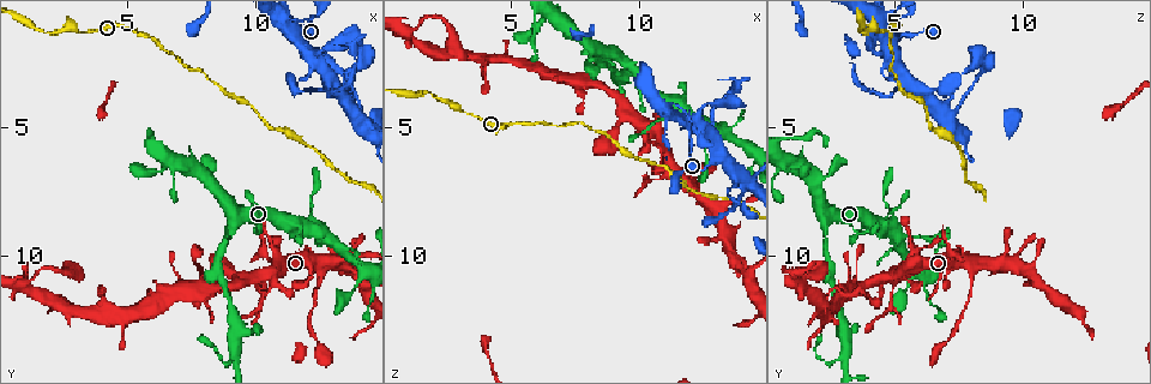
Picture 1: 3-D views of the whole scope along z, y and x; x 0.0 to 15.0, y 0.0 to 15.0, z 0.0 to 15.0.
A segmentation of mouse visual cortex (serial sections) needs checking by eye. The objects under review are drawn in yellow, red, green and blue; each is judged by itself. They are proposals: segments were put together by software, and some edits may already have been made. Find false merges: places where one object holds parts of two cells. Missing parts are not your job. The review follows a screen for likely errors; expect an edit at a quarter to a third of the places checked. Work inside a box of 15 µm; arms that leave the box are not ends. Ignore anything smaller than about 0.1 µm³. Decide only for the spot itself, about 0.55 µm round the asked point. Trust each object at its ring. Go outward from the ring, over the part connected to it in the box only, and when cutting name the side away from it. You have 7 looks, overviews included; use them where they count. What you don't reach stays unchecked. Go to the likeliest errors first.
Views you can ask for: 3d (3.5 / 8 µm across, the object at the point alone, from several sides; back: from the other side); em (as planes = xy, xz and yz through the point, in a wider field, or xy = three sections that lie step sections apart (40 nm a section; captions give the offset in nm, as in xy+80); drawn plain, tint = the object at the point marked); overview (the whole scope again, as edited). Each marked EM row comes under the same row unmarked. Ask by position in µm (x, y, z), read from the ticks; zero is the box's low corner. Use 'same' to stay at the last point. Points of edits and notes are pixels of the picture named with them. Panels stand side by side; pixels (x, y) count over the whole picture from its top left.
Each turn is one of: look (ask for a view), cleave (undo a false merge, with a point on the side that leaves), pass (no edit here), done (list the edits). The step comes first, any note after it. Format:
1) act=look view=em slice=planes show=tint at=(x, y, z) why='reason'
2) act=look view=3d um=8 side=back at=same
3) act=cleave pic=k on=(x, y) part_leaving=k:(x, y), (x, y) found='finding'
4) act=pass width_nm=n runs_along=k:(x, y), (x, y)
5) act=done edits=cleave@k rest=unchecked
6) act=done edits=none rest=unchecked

act=look view=3d um=8 at=(12.9, 3.3, 5.1) why='calibre changes'

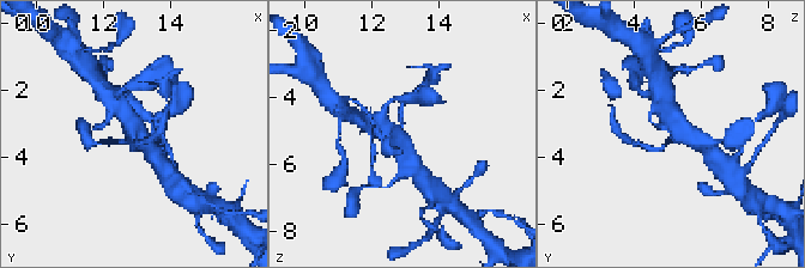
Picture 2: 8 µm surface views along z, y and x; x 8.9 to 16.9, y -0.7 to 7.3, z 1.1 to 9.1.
act=look view=3d um=3.5 side=back at=(12.9, 3.2, 5.3)

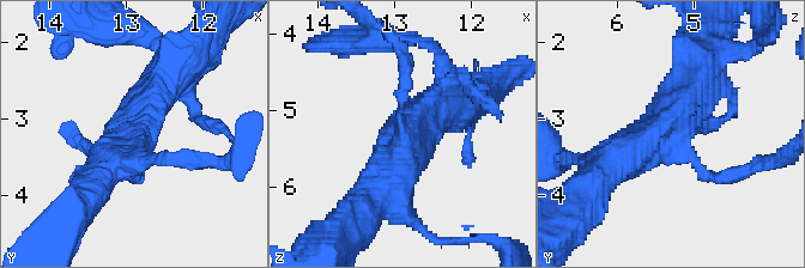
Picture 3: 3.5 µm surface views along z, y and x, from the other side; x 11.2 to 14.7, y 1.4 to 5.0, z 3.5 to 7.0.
act=look view=em slice=xy step=1 show=tint at=(12.80, 3.25, 5.25) arms=3 arm_widths_nm=150,500,600

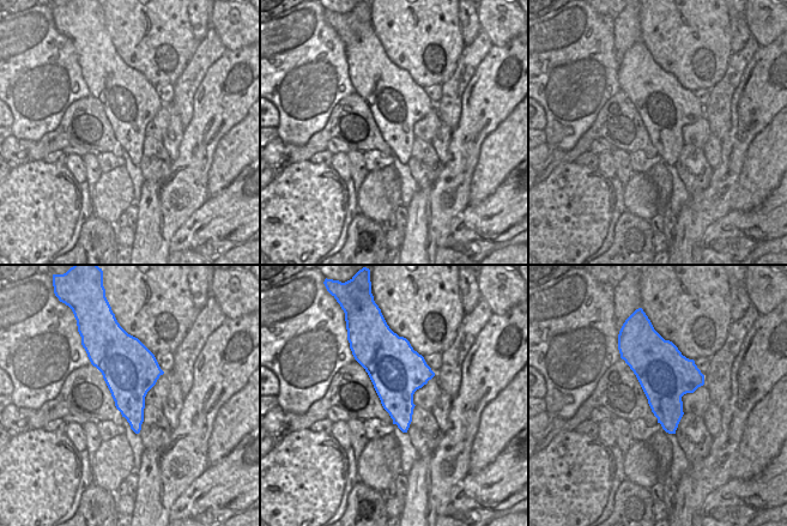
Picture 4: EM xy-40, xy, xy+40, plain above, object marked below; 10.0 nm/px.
act=cleave pic=3 on=(403, 68) width_nm=500 part_leaving=3:(399, 105), (403, 54), (385, 32) found='a second cell is stuck on'

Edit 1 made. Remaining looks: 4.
act=look view=3d um=3.5 at=(13.7, 3.8, 7.3) why='thick turns thin'

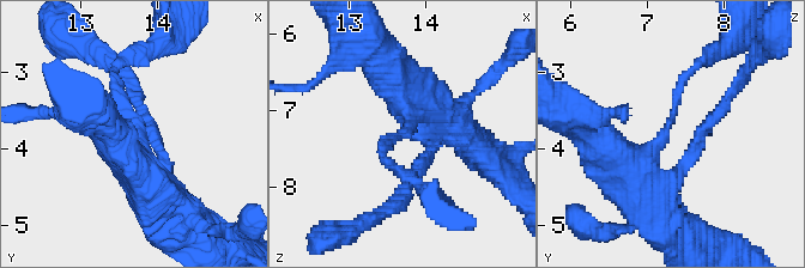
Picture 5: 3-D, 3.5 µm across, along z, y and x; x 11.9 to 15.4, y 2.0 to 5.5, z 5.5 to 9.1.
act=look view=em slice=xy step=1 show=tint at=(13.75, 3.70, 7.25)

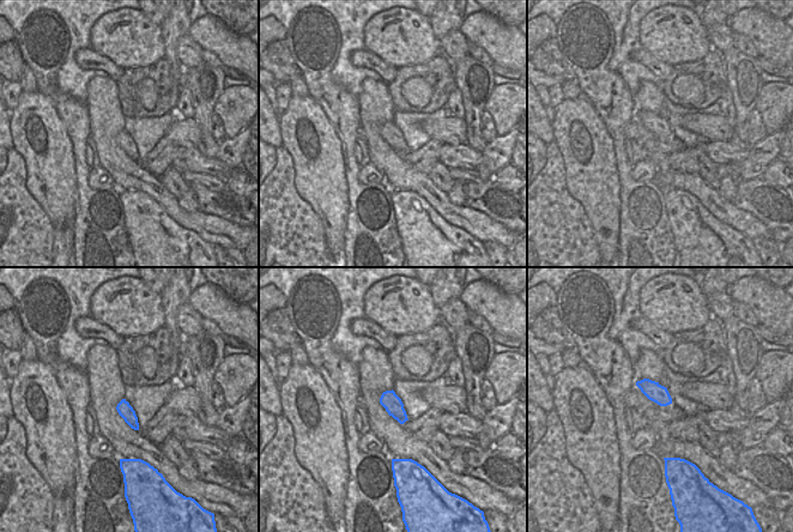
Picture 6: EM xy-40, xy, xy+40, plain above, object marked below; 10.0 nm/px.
act=pass runs_along=5:(127, 160), (123, 65) found='one cell here'

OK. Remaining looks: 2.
act=look view=3d um=3.5 at=(14.1, 10.1, 7.9) why='thick turns thin'

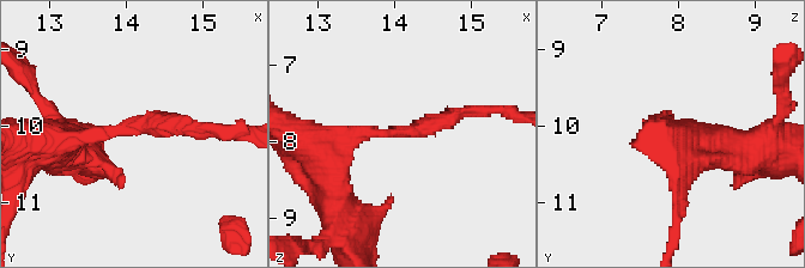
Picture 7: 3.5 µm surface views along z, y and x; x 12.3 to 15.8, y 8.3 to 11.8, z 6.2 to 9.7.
act=look view=em slice=xy step=3 show=tint at=(14.15, 10.05, 7.95)

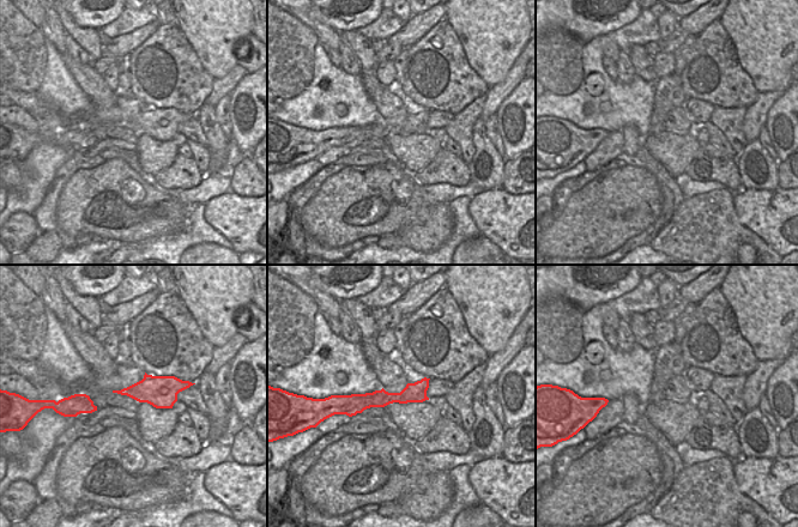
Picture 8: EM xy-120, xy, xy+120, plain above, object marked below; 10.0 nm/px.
act=cleave pic=7 on=(157, 122) arm_widths_nm=200,250 part_leaving=7:(122, 131), (174, 123), (199, 138) found='two cells meet here'

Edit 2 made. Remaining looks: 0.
act=done edits=cleave@3,cleave@7 rest=unchecked

